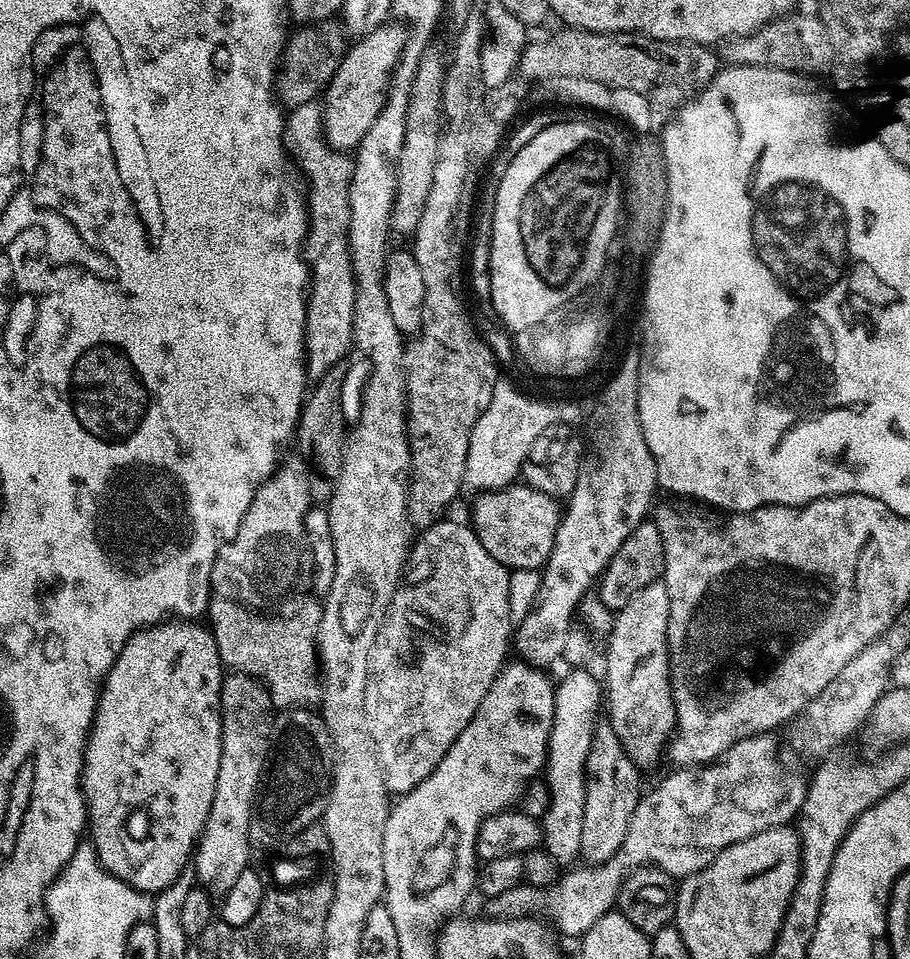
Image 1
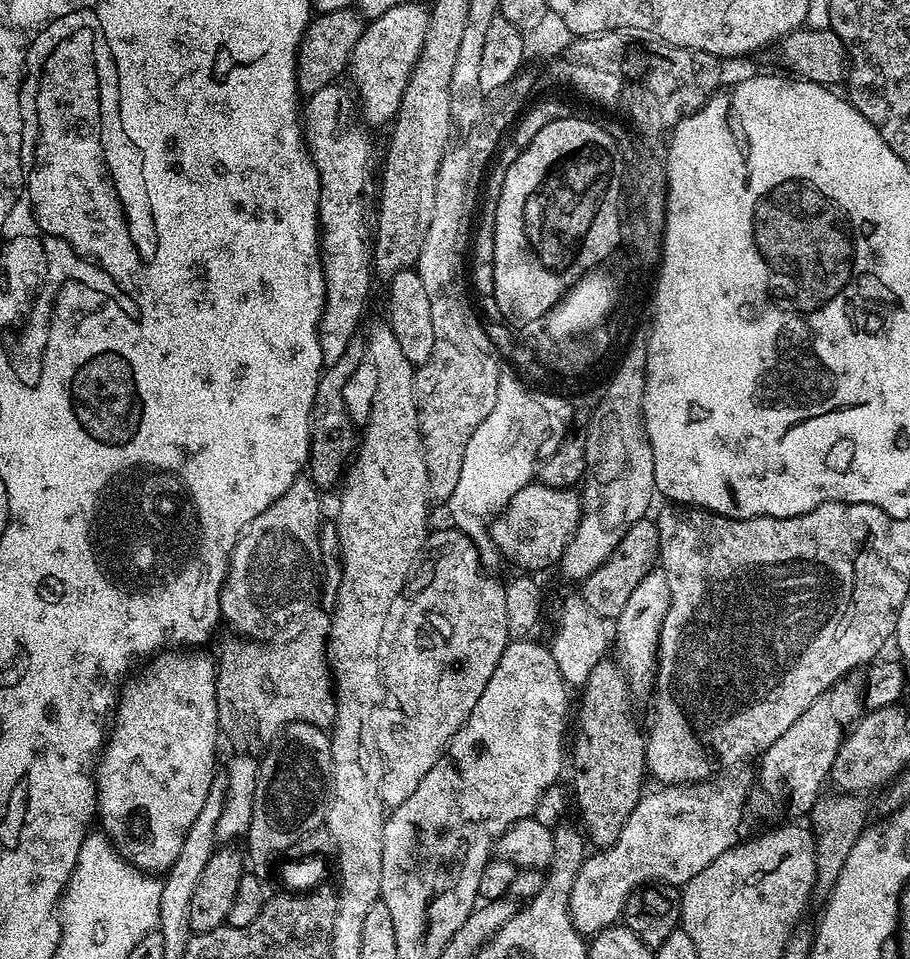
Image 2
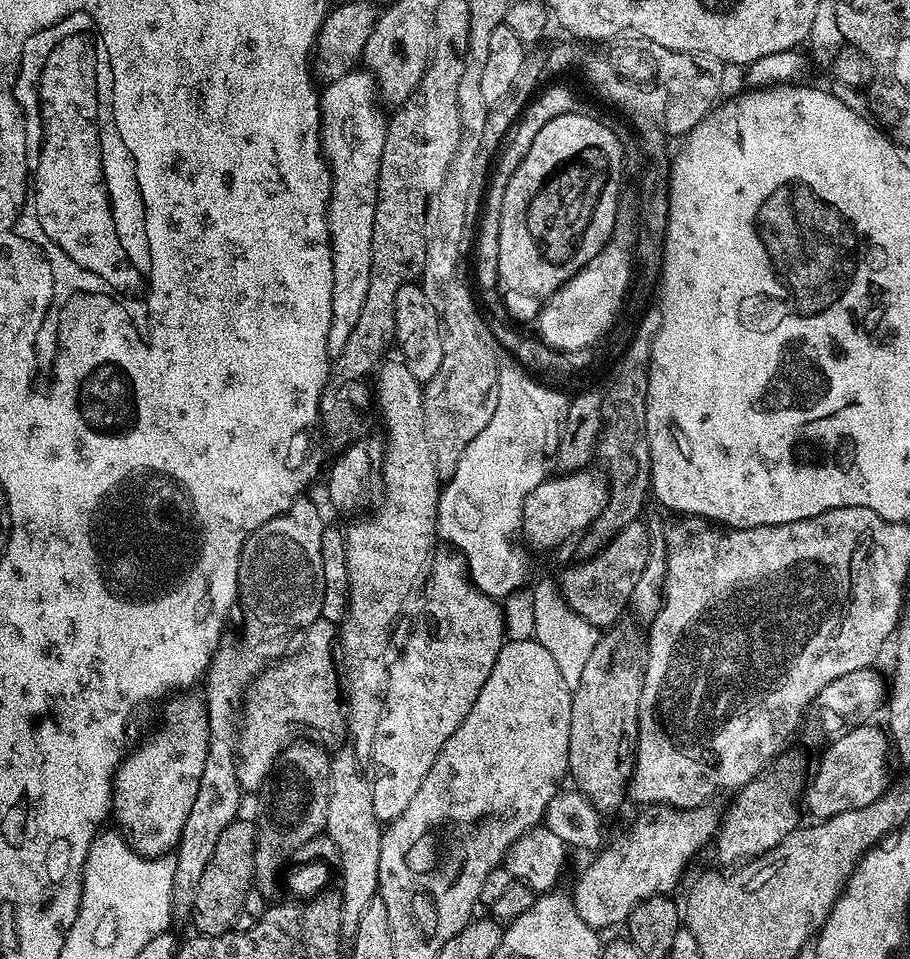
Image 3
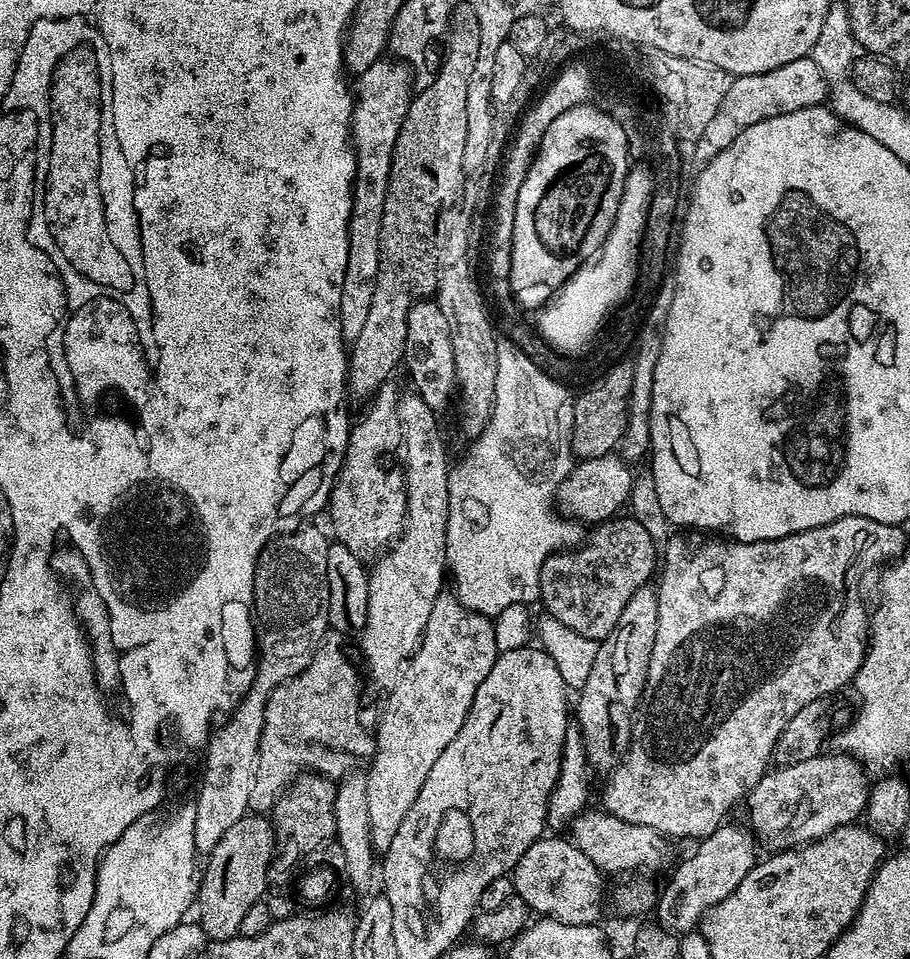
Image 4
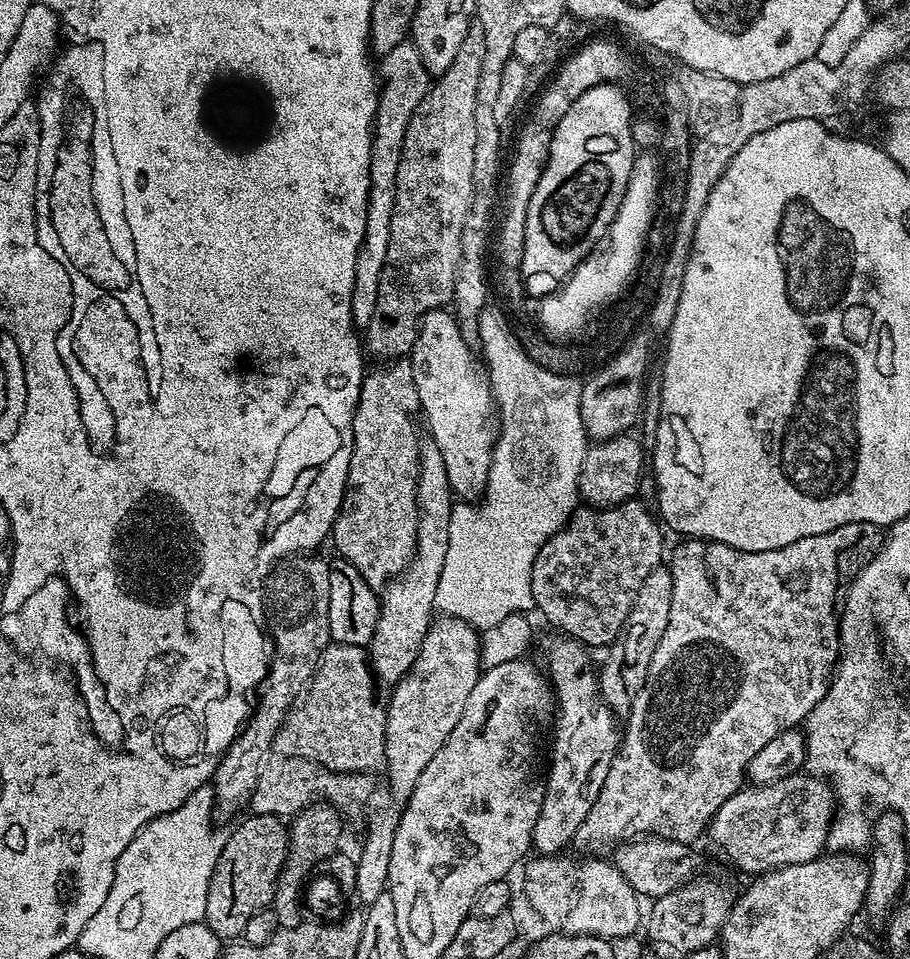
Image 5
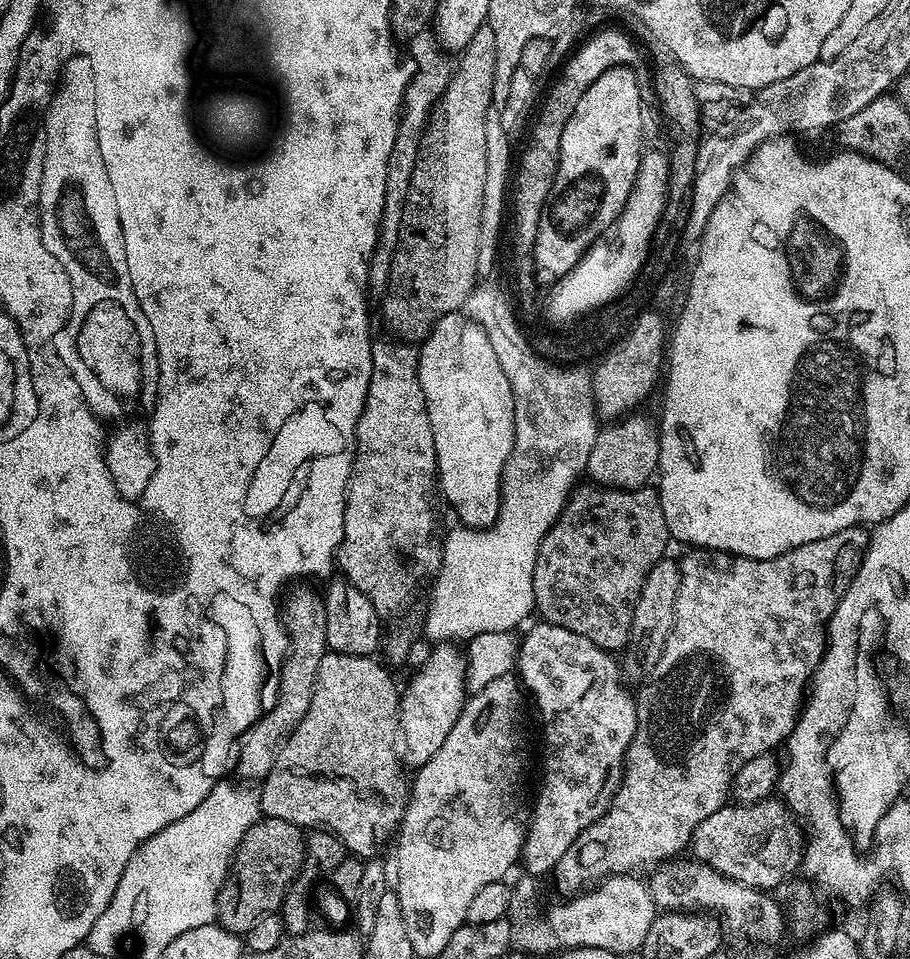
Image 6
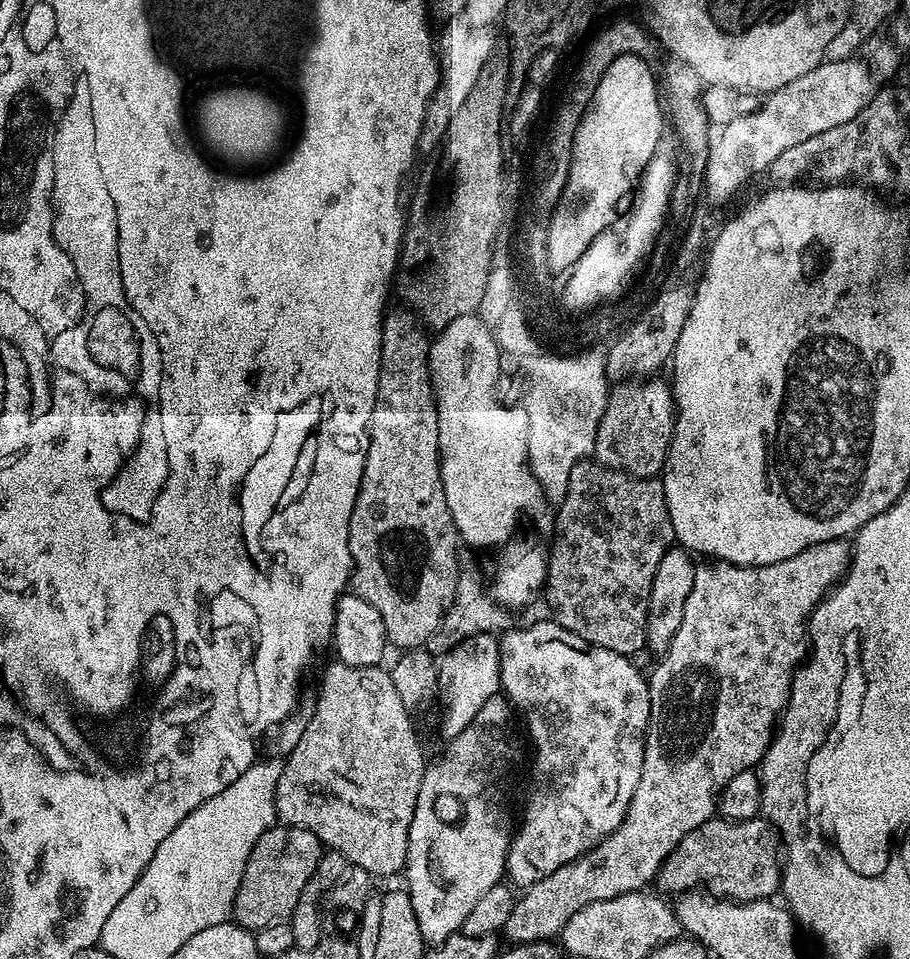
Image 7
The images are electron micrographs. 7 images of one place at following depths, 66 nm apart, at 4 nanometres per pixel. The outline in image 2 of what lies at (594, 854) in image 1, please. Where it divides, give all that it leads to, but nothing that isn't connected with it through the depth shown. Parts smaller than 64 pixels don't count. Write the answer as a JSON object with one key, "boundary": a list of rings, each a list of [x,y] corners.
{"boundary":[[[615,659],[600,660],[586,678],[580,693],[580,709],[575,709],[574,732],[576,737],[570,740],[570,772],[572,768],[571,791],[574,793],[574,804],[580,807],[580,820],[583,835],[589,845],[603,850],[618,842],[618,834],[622,834],[622,826],[626,826],[626,818],[638,806],[642,789],[646,781],[646,765],[644,762],[644,736],[632,722],[632,704],[628,701],[630,685],[627,677],[620,671]]]}

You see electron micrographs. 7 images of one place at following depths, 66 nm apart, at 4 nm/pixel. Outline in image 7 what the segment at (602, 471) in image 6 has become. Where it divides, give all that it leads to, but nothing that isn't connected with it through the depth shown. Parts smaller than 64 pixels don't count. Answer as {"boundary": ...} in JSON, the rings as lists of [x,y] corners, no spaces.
{"boundary":[[[633,378],[620,382],[608,393],[608,405],[598,422],[596,451],[594,459],[598,463],[619,472],[628,472],[631,476],[656,478],[664,471],[664,463],[670,450],[672,431],[676,425],[676,402],[672,399],[672,390],[667,379]]]}

